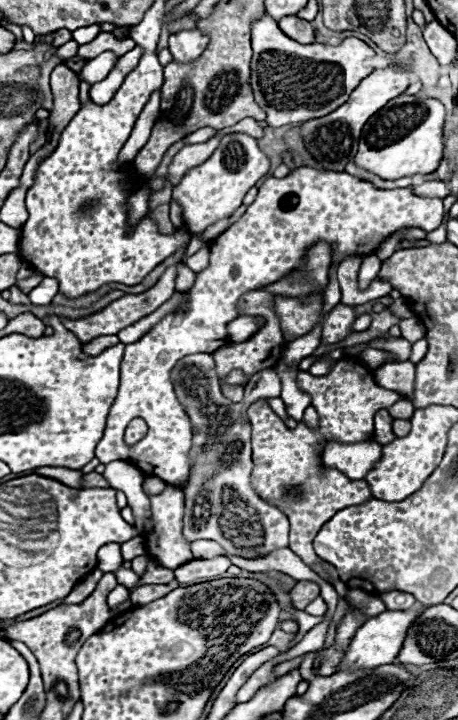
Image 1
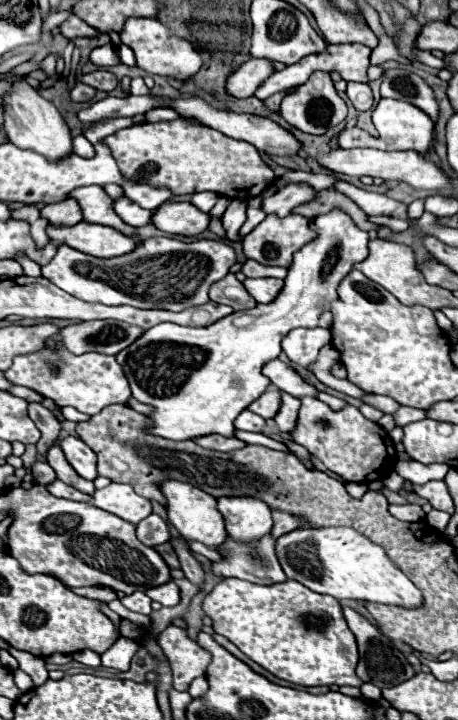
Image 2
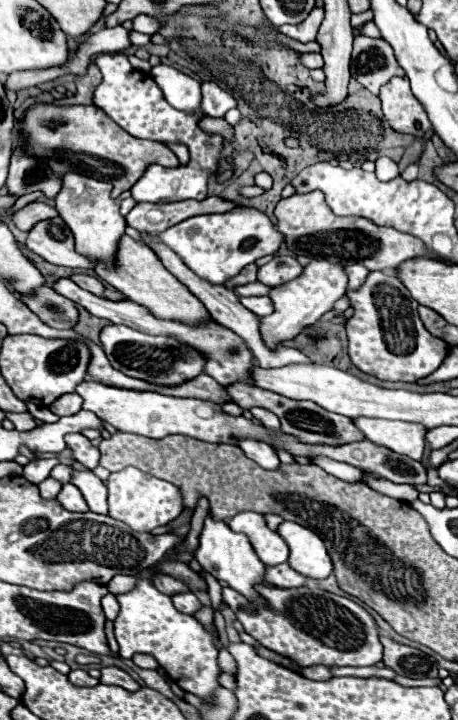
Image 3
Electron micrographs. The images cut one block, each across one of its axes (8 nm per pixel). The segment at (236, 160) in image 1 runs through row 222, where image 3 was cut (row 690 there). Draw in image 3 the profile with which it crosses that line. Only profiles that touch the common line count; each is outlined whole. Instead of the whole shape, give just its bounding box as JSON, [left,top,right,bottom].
[114,576,222,700]

